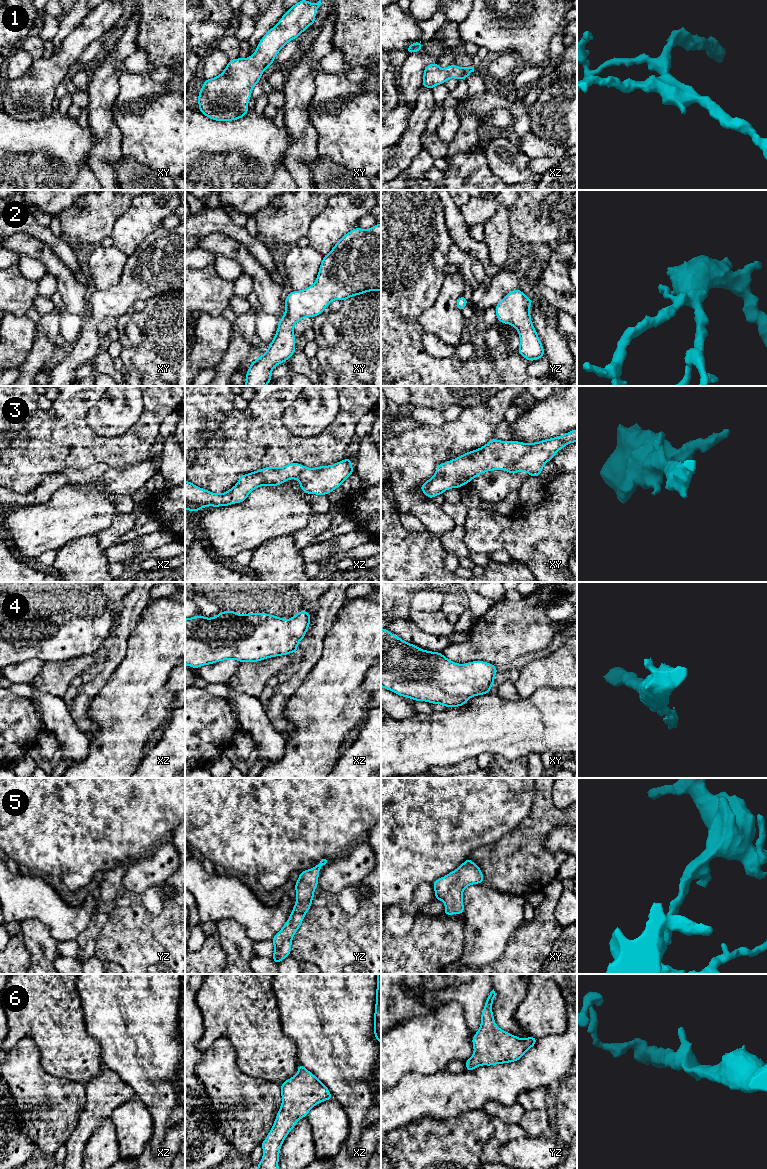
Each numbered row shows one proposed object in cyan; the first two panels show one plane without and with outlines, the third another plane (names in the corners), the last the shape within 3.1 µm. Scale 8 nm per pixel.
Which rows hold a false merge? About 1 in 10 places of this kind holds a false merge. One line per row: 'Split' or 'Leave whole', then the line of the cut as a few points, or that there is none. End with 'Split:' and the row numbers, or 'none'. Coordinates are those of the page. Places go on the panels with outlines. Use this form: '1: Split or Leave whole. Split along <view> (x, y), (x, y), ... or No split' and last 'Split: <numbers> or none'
1: Leave whole. No split
2: Leave whole. No split
3: Leave whole. No split
4: Leave whole. No split
5: Leave whole. No split
6: Leave whole. No split
Split: none

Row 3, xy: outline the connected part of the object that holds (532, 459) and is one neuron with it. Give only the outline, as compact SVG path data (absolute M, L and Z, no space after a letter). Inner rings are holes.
M577 429L558 437L526 444L494 438L481 448L438 464L435 474L420 486L420 490L432 499L448 489L460 488L478 475L493 470L505 470L510 474L523 471L530 477L539 477L544 465L559 450L574 442L577 442Z

